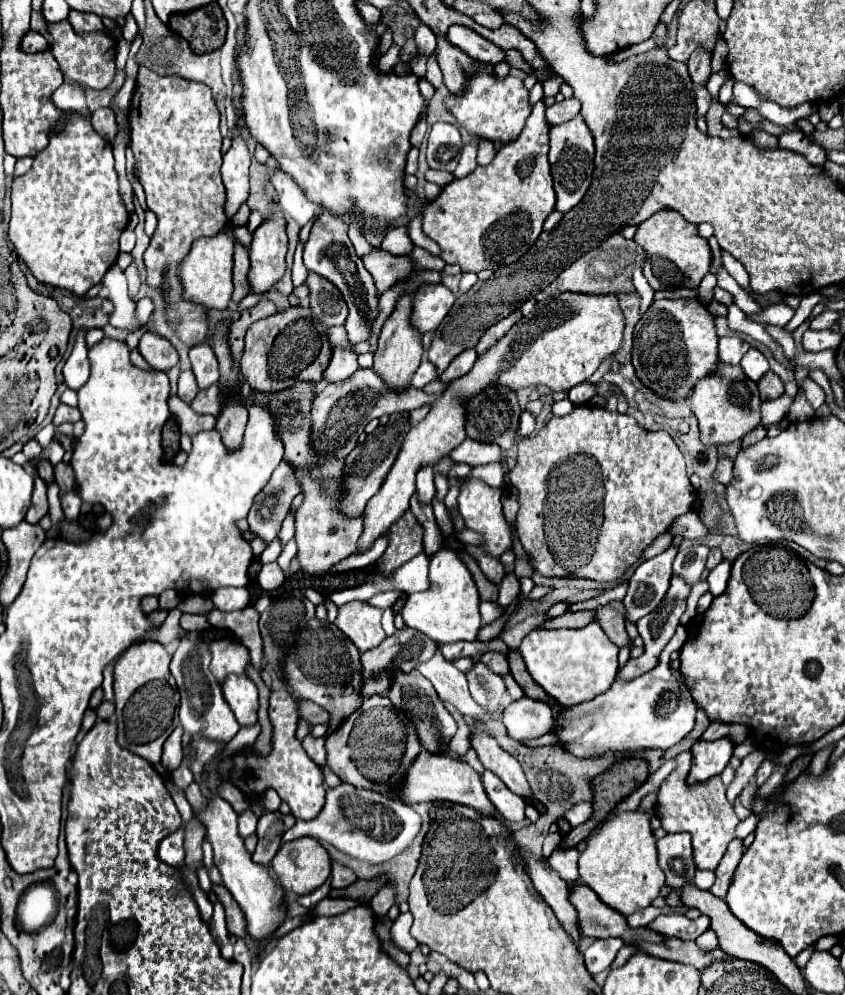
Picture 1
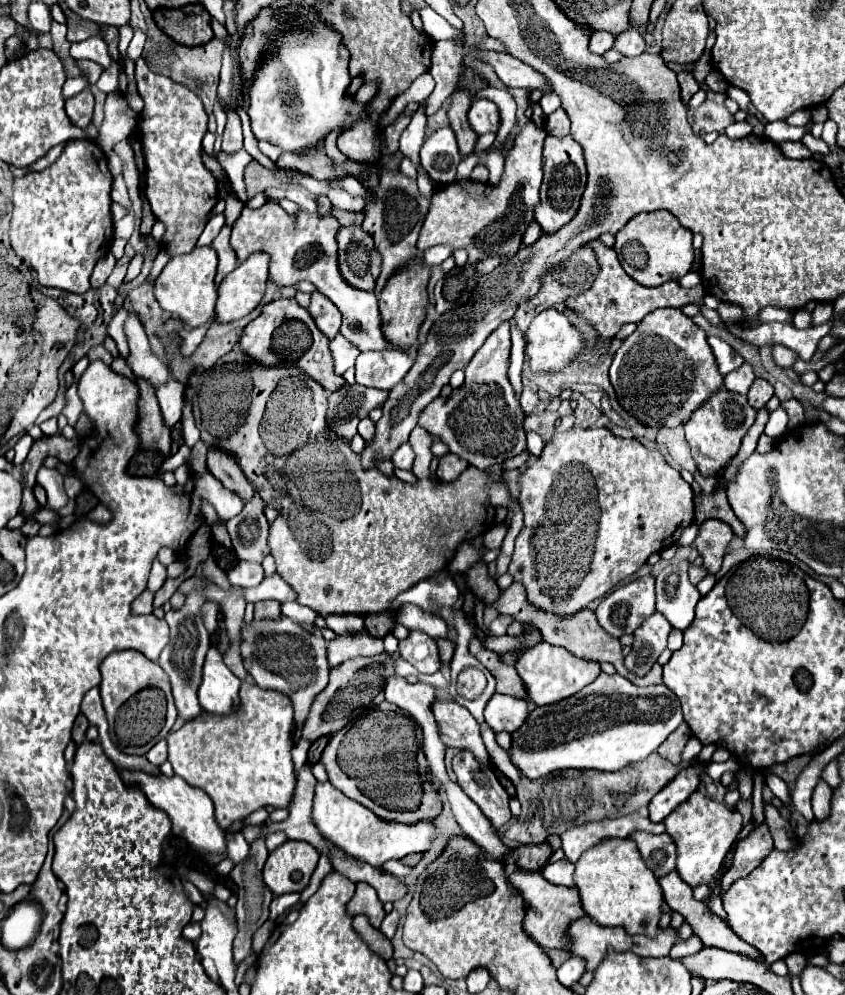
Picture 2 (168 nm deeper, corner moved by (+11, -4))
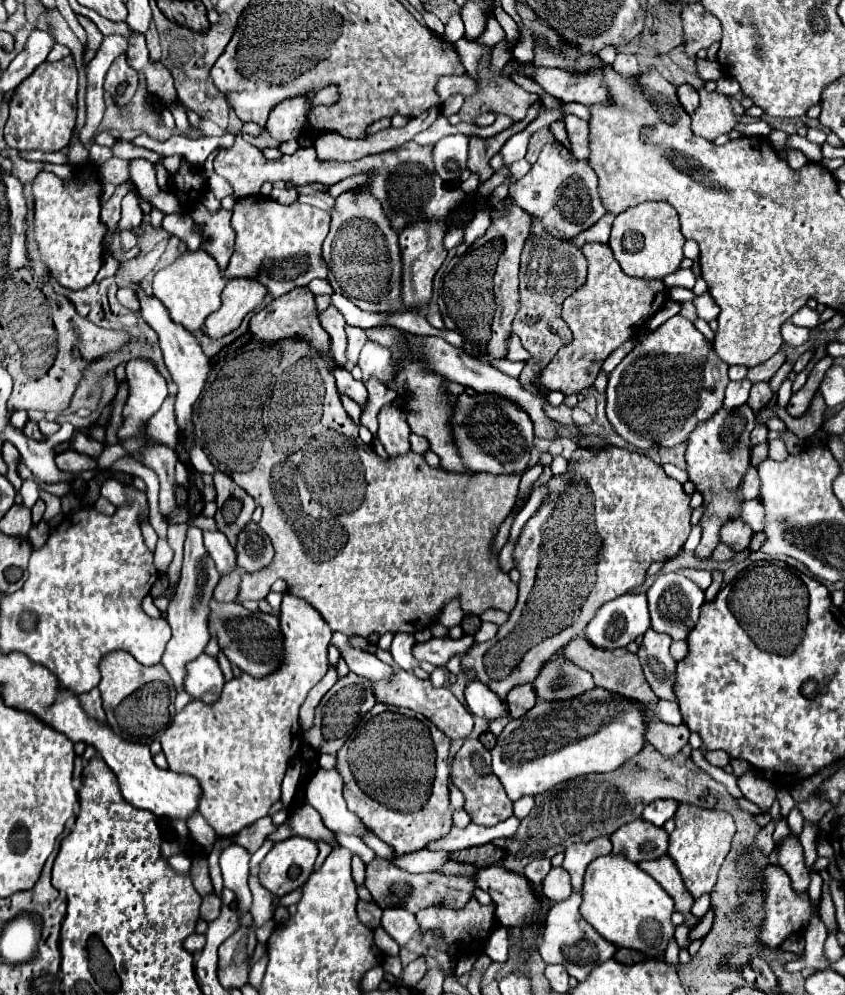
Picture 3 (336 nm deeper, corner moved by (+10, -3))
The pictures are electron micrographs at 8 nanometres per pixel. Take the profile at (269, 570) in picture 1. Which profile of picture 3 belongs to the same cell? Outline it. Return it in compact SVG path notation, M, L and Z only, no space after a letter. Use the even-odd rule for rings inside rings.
M204 531L204 547L216 563L216 569L226 575L236 569L236 551L220 531Z

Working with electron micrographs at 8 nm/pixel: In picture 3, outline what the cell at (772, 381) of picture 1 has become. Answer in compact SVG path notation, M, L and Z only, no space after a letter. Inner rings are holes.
M754 383L752 389L750 389L750 399L748 399L748 405L758 411L762 409L772 397L772 391L770 391L770 385L768 383Z

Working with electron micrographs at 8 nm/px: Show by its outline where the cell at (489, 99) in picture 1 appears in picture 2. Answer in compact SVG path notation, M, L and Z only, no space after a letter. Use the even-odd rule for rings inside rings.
M475 100L469 110L469 124L477 134L487 134L487 132L497 132L501 118L499 118L499 108L491 100Z

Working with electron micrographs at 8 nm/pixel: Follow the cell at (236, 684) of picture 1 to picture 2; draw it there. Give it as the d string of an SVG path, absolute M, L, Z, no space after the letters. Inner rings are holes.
M211 646L205 658L203 680L197 694L203 710L211 714L229 714L239 706L239 686L241 680L225 666L217 648Z

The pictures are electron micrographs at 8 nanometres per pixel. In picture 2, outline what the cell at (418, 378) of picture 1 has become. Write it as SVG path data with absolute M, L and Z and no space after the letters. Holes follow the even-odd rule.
M401 350L361 352L355 362L357 384L379 390L391 390L405 378L411 366L413 366L413 354Z

